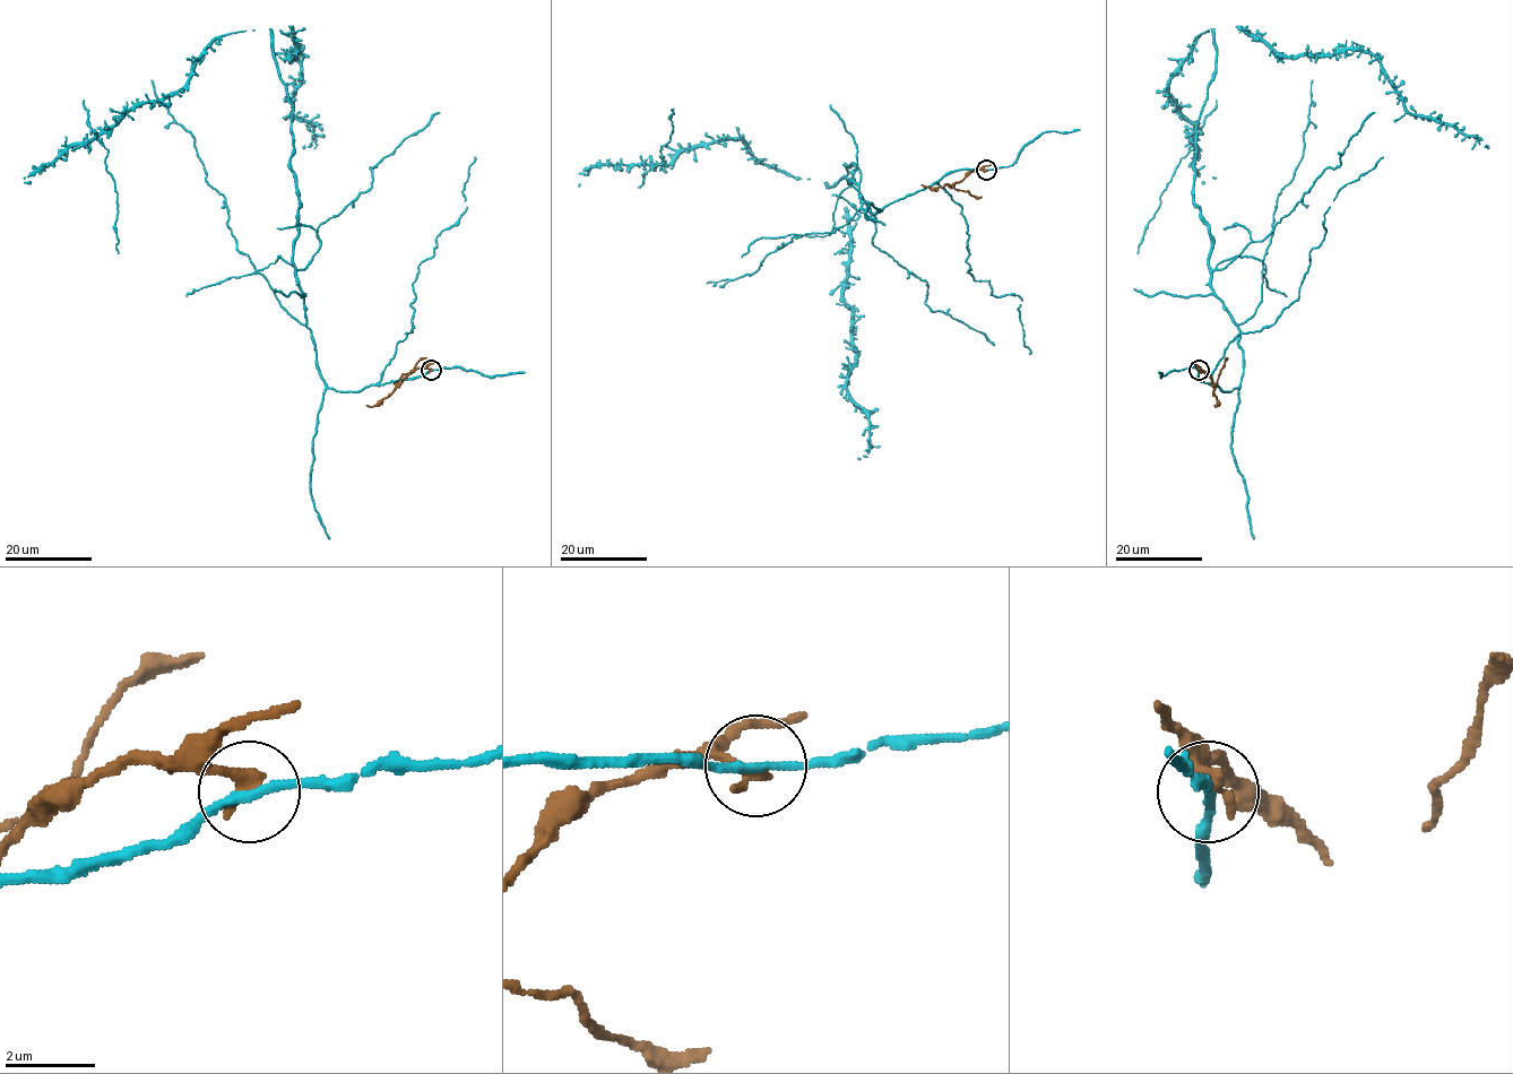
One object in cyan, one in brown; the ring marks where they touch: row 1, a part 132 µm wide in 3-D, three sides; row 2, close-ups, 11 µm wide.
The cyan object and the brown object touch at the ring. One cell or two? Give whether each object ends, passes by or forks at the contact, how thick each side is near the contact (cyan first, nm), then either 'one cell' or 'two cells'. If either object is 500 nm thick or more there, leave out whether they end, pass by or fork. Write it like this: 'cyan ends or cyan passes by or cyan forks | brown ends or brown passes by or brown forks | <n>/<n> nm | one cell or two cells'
cyan passes by | brown ends | 180/320 nm | two cells

